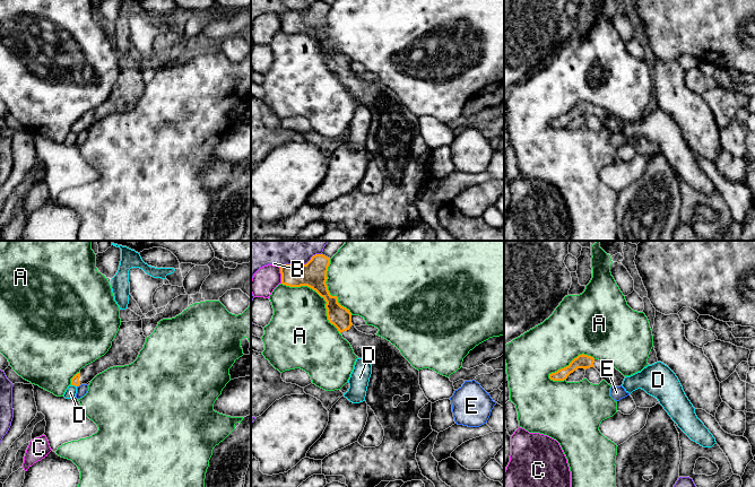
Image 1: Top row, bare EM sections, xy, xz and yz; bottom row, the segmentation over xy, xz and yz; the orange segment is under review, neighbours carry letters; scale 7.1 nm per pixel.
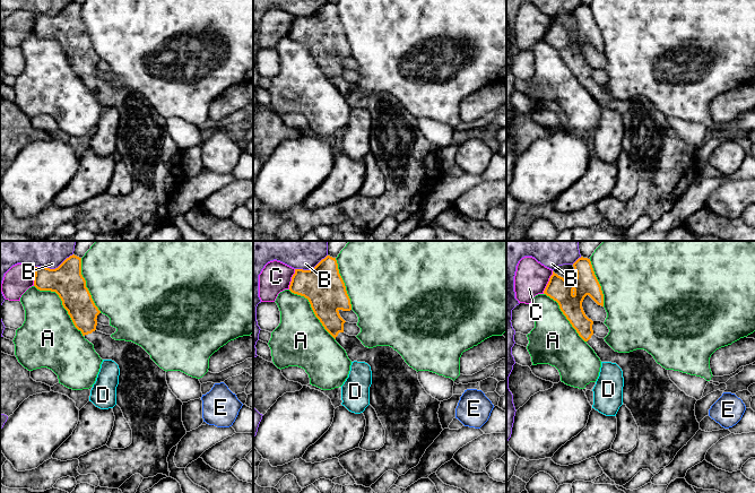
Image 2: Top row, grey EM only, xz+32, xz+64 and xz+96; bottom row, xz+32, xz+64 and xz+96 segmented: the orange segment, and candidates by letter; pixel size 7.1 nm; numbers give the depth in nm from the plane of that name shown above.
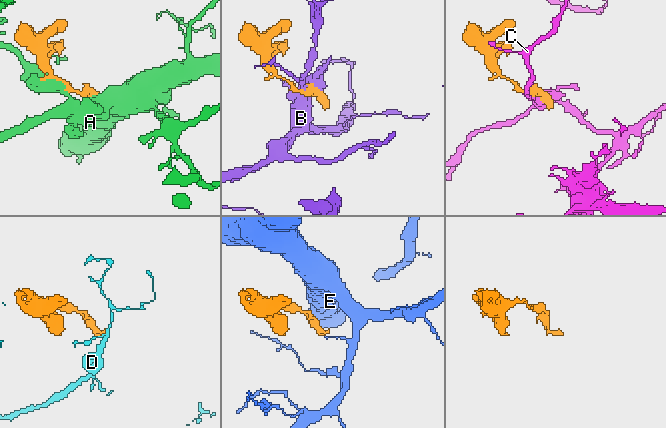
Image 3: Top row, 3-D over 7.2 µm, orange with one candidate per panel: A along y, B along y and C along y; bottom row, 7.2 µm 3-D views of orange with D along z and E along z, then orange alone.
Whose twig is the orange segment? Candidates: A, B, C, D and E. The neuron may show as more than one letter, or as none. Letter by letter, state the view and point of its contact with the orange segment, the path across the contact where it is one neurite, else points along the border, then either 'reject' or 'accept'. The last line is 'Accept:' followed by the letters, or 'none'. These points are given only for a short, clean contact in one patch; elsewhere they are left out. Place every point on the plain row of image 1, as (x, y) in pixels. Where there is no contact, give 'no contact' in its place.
A: contact xz (320, 42); reject
B: contact xz (300, 11); reject
C: contact xz (281, 22); reject
D: contact xy (74, 131); border xy (71, 131), (76, 133); reject
E: contact xy (78, 132); border xy (79, 131), (77, 133); reject
Accept: none

